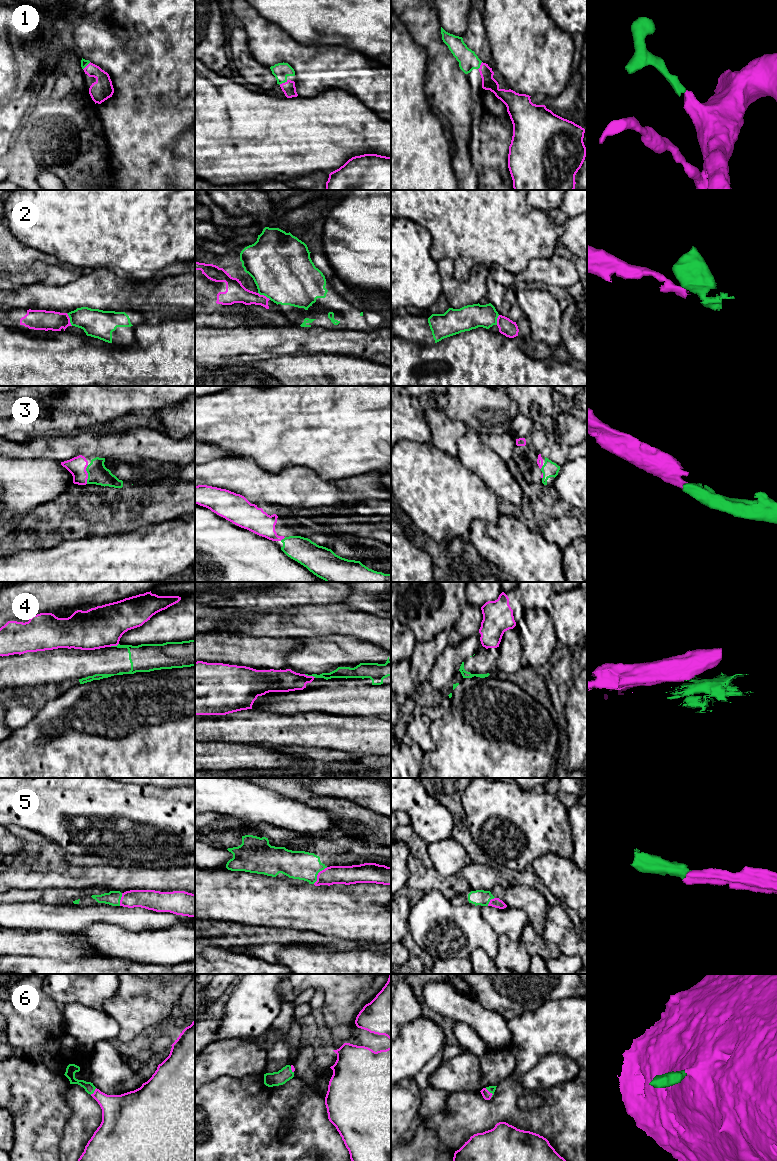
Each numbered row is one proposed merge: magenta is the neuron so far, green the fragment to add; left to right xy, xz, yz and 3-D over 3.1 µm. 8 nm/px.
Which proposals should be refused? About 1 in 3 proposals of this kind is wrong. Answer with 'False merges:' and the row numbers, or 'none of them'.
False merges: 2, 4

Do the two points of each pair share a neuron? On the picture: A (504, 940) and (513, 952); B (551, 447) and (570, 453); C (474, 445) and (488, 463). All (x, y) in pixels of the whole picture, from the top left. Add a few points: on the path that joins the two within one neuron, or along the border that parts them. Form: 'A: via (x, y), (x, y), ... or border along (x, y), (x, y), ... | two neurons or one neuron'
A: via (504, 943), (510, 949) | one neuron
B: via (556, 451), (565, 453) | one neuron
C: via (474, 449), (484, 459) | one neuron

